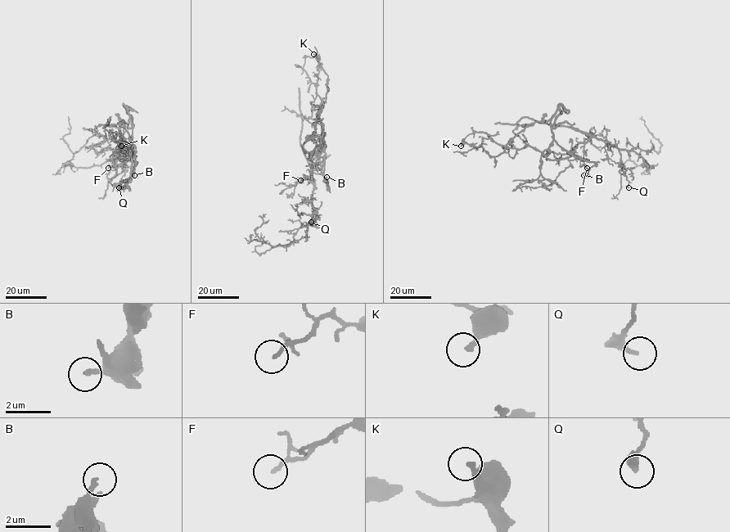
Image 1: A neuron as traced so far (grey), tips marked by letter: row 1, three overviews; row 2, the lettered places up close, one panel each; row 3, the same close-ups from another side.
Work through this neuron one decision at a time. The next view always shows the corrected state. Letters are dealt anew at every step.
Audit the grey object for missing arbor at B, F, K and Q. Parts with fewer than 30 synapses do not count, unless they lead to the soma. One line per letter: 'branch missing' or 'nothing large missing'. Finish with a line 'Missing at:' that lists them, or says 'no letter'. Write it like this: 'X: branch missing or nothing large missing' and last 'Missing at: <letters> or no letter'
B: nothing large missing
F: nothing large missing
K: nothing large missing
Q: nothing large missing
Missing at: no letter

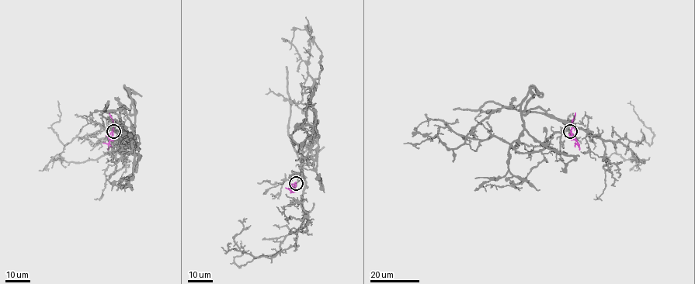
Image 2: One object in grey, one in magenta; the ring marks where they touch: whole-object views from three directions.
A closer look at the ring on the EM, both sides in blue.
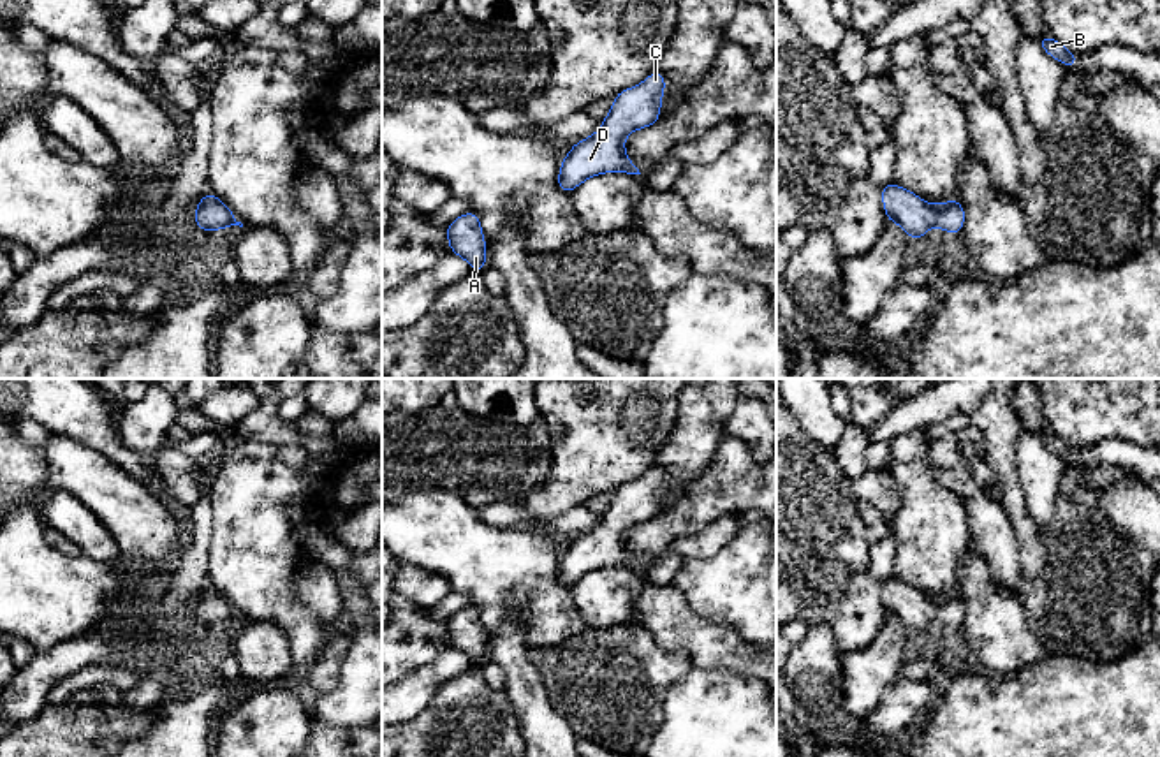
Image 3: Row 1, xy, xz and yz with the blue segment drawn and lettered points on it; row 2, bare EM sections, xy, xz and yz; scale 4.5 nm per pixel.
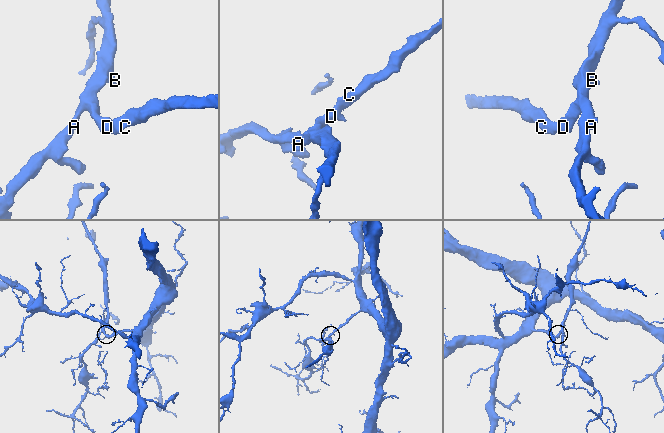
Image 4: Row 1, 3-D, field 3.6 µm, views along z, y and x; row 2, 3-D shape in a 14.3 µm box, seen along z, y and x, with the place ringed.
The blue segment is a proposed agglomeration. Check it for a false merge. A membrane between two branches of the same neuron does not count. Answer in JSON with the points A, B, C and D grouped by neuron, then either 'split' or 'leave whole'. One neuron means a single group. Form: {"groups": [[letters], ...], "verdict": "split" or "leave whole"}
{"groups": [["A", "B", "C", "D"]], "verdict": "leave whole"}

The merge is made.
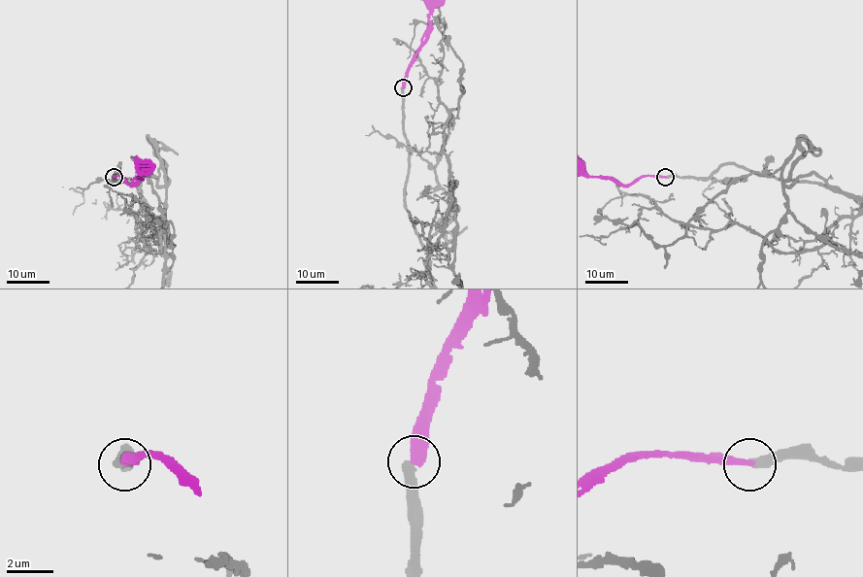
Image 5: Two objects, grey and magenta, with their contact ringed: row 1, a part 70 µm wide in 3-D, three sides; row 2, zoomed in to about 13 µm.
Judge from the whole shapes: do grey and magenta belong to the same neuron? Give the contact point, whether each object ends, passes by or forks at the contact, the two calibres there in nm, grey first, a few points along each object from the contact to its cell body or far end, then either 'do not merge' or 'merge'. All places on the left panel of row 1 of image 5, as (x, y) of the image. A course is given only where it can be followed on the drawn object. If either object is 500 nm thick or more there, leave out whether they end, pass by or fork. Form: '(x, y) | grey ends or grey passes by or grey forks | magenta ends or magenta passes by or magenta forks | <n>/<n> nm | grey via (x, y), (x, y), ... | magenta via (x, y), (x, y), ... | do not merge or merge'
(114, 177) | grey ends | magenta ends | 420/380 nm | magenta via (113, 177), (118, 176), (132, 185), (140, 177), (140, 167), (144, 166) | do not merge

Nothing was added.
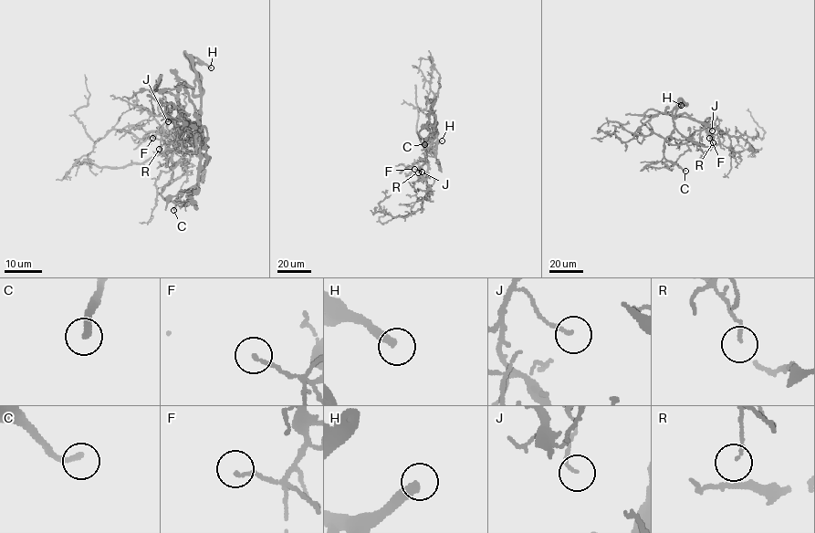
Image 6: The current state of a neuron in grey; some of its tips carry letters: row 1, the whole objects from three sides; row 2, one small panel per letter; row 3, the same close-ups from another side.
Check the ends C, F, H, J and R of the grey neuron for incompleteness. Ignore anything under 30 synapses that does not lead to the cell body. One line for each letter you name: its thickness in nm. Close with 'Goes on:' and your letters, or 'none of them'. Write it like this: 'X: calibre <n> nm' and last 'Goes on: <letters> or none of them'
C: calibre 260 nm
H: calibre 320 nm
Goes on: C, H

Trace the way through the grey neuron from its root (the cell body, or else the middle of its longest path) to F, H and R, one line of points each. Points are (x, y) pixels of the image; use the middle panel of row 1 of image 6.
F: (425, 161), (419, 171), (414, 169)
H: (425, 161), (428, 164), (426, 145), (436, 131), (432, 141), (438, 142), (442, 141)
R: (425, 161), (418, 172)

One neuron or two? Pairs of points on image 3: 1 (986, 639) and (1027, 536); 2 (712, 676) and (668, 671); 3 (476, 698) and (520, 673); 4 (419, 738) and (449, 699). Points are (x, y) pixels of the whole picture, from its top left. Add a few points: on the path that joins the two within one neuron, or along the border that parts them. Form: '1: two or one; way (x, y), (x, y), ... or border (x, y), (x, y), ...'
1: two; border (1013, 592), (1032, 629)
2: two; border (692, 666), (669, 687), (662, 708)
3: two; border (502, 690), (516, 717), (518, 729)
4: one; way (428, 729), (446, 708)

